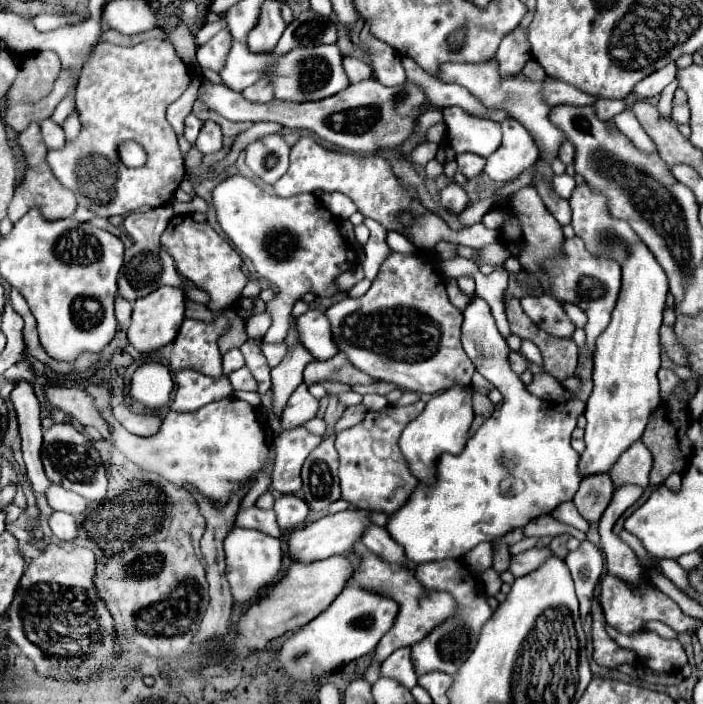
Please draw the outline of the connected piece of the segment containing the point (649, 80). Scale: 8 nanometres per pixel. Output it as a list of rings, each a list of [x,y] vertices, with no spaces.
[[[669,66],[661,68],[659,72],[653,72],[649,74],[647,78],[643,78],[637,86],[635,86],[635,94],[641,98],[641,100],[649,100],[649,98],[655,98],[661,94],[661,90],[665,88],[667,84],[667,72],[669,72]]]

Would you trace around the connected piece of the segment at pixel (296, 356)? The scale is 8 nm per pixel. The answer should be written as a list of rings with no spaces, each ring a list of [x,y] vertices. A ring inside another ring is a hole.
[[[293,328],[289,330],[285,340],[289,342],[289,354],[285,356],[285,362],[281,362],[277,368],[271,370],[271,382],[273,382],[271,412],[275,414],[275,418],[281,416],[289,396],[303,382],[303,366],[307,366],[313,360],[309,352],[303,350],[301,342],[297,342],[297,332]]]

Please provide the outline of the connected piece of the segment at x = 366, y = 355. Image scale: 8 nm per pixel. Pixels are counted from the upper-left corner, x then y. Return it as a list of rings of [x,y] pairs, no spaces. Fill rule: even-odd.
[[[391,252],[387,260],[381,264],[377,278],[373,280],[371,288],[361,298],[343,298],[343,302],[335,302],[331,308],[325,310],[325,316],[331,322],[333,340],[339,346],[349,362],[377,380],[387,380],[397,384],[399,388],[435,394],[455,384],[469,384],[475,372],[473,362],[465,354],[461,346],[461,324],[463,314],[449,302],[445,292],[445,280],[439,276],[439,268],[435,262],[435,254],[431,252],[415,252],[415,254],[401,254]]]

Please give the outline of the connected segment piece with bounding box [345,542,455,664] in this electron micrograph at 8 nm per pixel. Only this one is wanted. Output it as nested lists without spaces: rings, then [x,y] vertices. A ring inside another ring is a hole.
[[[355,542],[353,550],[347,552],[345,556],[357,556],[359,558],[359,566],[353,572],[353,576],[349,578],[347,586],[359,586],[363,590],[375,592],[379,596],[391,598],[397,602],[399,612],[395,616],[393,626],[389,628],[389,632],[381,638],[381,642],[375,648],[375,656],[373,662],[381,664],[389,654],[393,654],[393,650],[403,648],[403,646],[411,646],[415,642],[419,642],[425,634],[429,634],[429,630],[433,630],[433,626],[437,622],[443,622],[443,618],[447,618],[453,612],[453,598],[447,592],[433,592],[433,594],[425,594],[425,590],[419,586],[419,582],[415,580],[413,572],[409,572],[409,568],[401,562],[387,562],[381,556],[369,552],[361,542]]]

